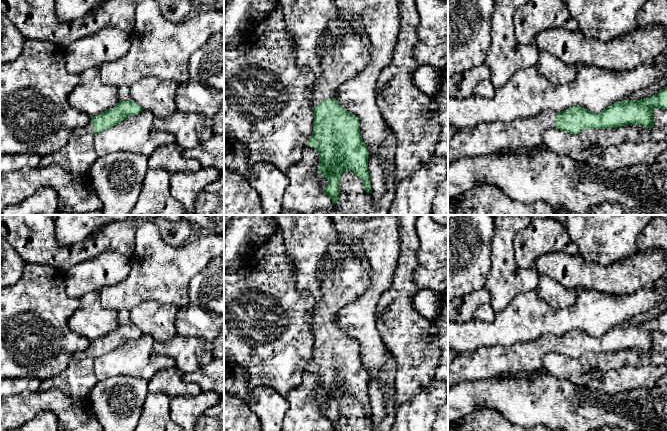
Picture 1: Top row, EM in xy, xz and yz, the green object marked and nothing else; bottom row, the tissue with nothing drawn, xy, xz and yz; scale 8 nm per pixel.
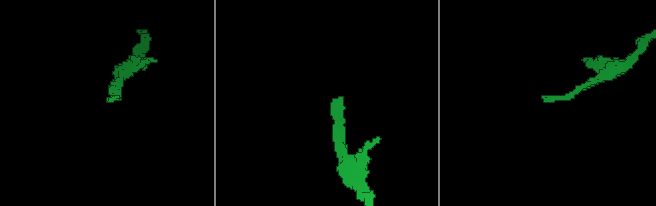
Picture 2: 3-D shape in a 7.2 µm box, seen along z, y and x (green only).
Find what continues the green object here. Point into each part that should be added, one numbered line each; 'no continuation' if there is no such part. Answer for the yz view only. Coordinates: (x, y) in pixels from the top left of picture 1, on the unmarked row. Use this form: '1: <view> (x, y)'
1: yz (484, 363)

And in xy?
1: xy (88, 352)

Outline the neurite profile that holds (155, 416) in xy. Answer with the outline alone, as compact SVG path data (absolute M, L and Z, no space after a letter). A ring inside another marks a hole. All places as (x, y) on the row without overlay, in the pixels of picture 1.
M149 393L135 431L183 431L170 418L170 398L164 393Z

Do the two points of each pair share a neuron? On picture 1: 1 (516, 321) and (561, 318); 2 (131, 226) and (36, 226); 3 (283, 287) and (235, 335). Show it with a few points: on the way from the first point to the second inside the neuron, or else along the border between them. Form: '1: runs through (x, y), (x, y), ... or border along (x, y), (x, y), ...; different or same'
1: runs through (527, 319), (550, 319); same
2: runs through (106, 238), (75, 254), (56, 251); same
3: runs through (271, 299), (247, 323); same

